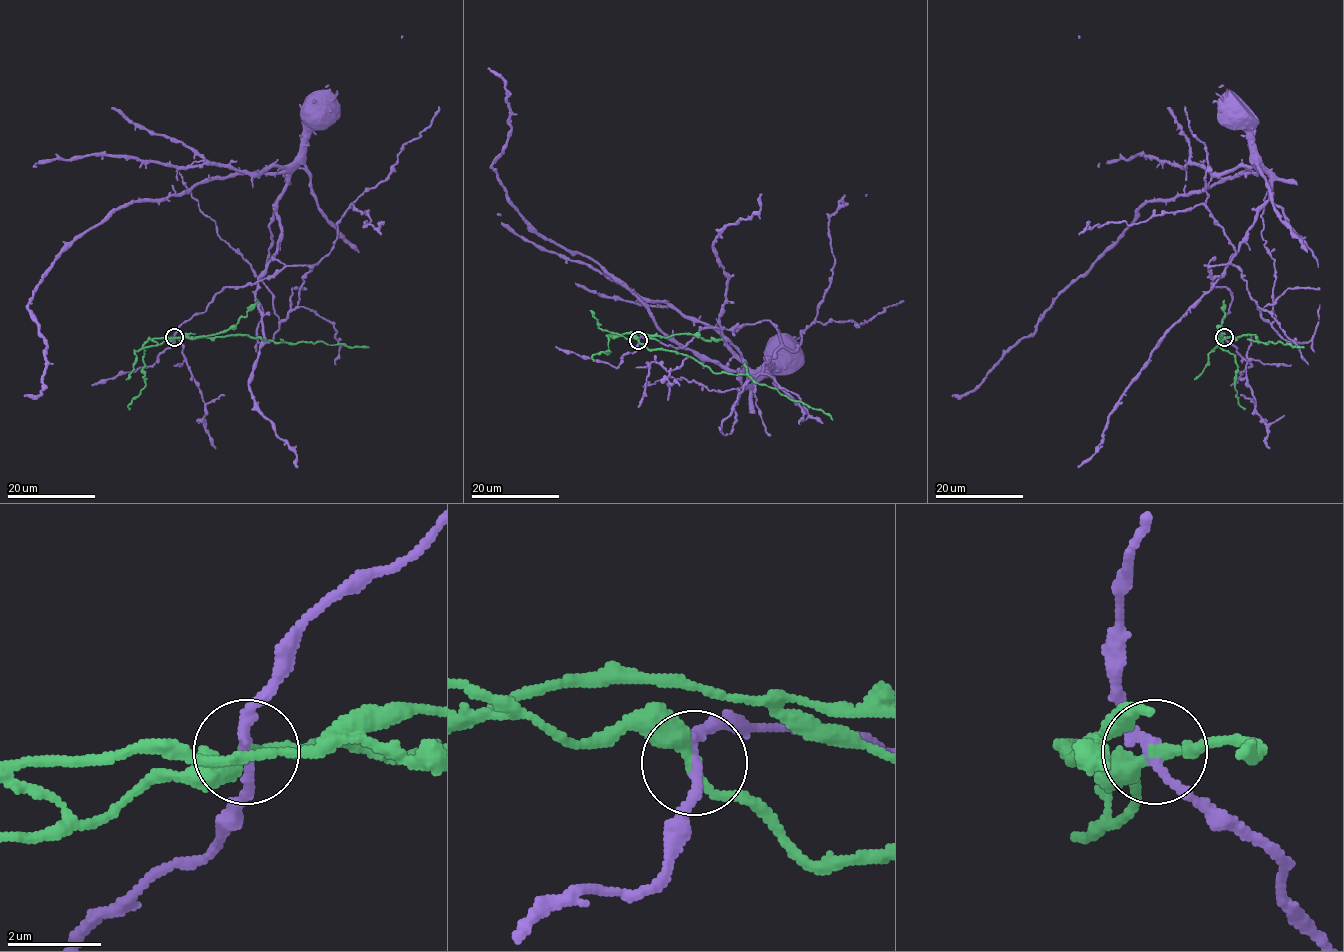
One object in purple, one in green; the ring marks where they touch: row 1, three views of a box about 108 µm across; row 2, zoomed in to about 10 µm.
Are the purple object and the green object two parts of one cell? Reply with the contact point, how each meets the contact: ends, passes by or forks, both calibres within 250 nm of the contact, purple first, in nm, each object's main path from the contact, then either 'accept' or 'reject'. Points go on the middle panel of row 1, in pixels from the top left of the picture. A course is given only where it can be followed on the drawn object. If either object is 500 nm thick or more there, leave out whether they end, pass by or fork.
(638, 340) | purple passes by | green passes by | 200/300 nm | purple via (639, 340), (681, 348), (701, 329), (719, 328), (741, 354), (749, 386), (765, 371), (768, 342), (778, 340) | green via (639, 340), (650, 350), (672, 350), (691, 357), (714, 373), (747, 374), (792, 400), (821, 409), (832, 419) | reject

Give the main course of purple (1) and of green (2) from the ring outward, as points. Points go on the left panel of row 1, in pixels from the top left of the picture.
1: (175, 338), (225, 287), (255, 284), (264, 272), (280, 235), (277, 200), (299, 157), (304, 110), (314, 102)
2: (175, 338), (247, 334), (250, 338), (293, 343), (320, 341), (350, 348), (368, 348)

